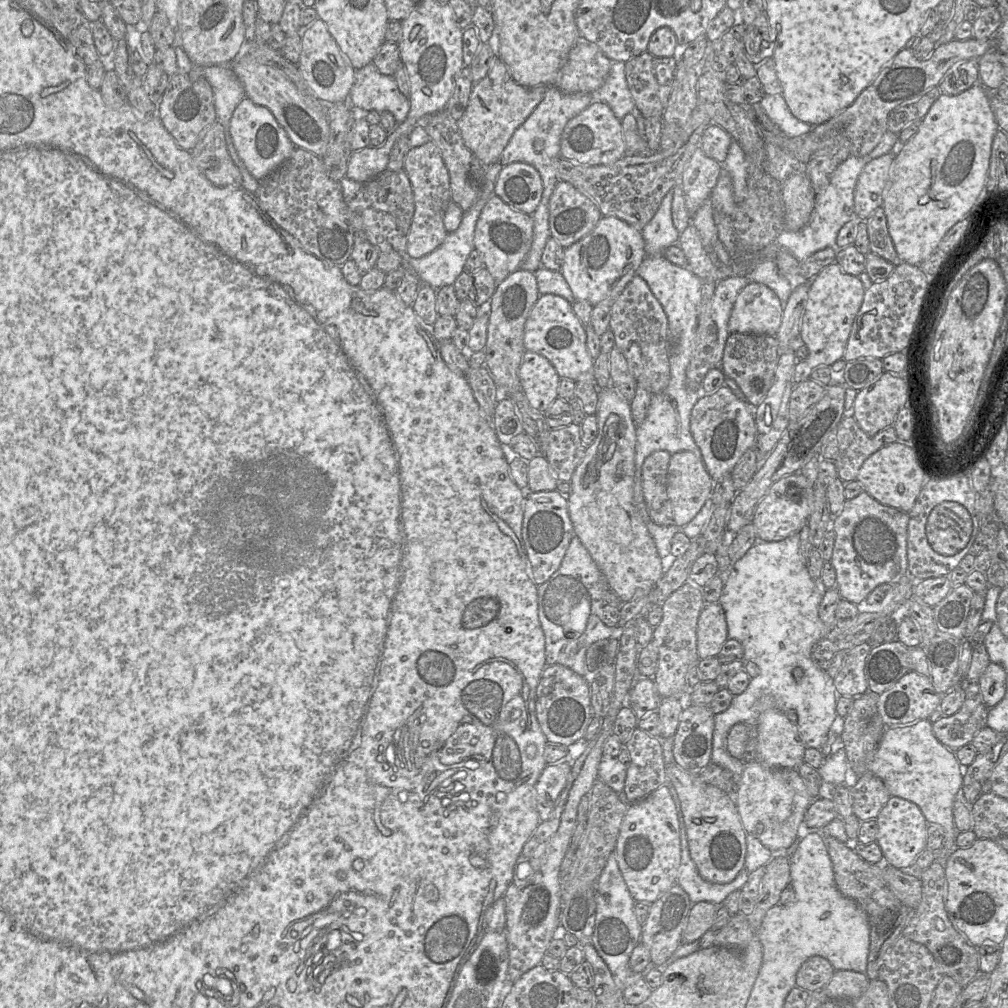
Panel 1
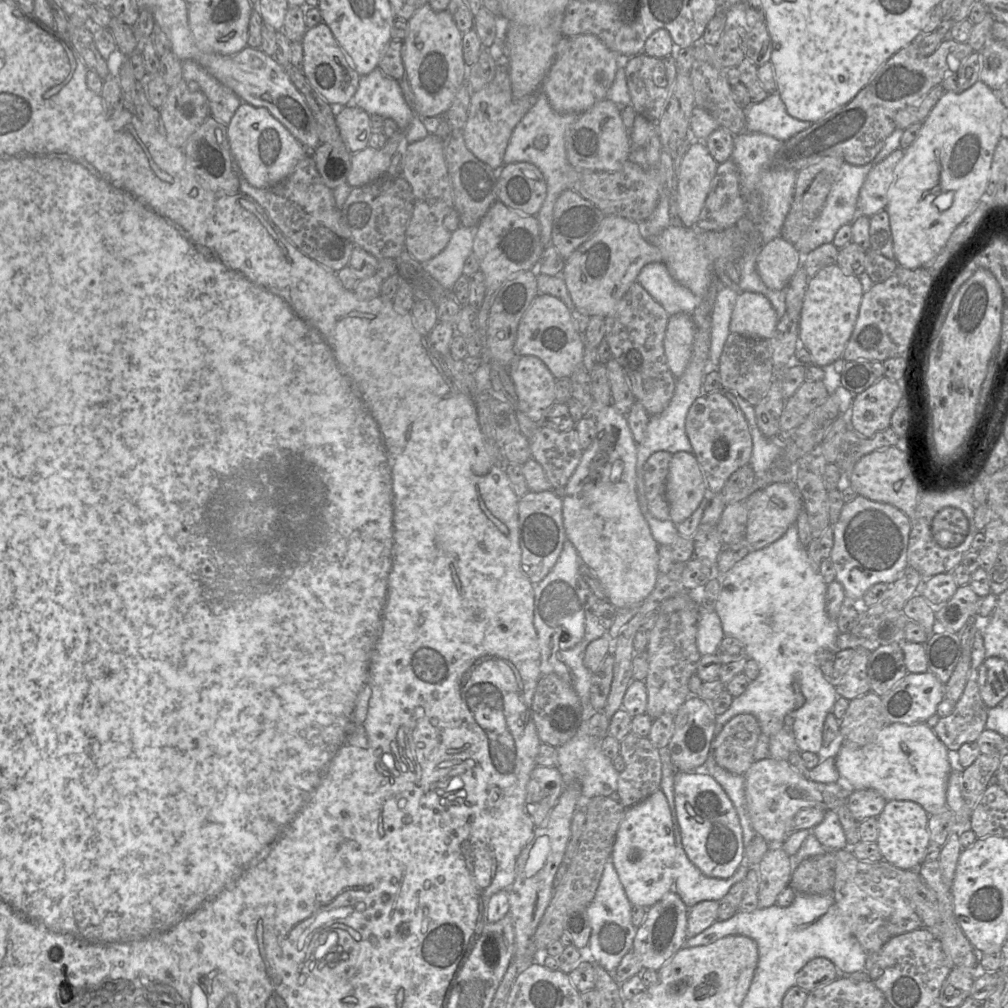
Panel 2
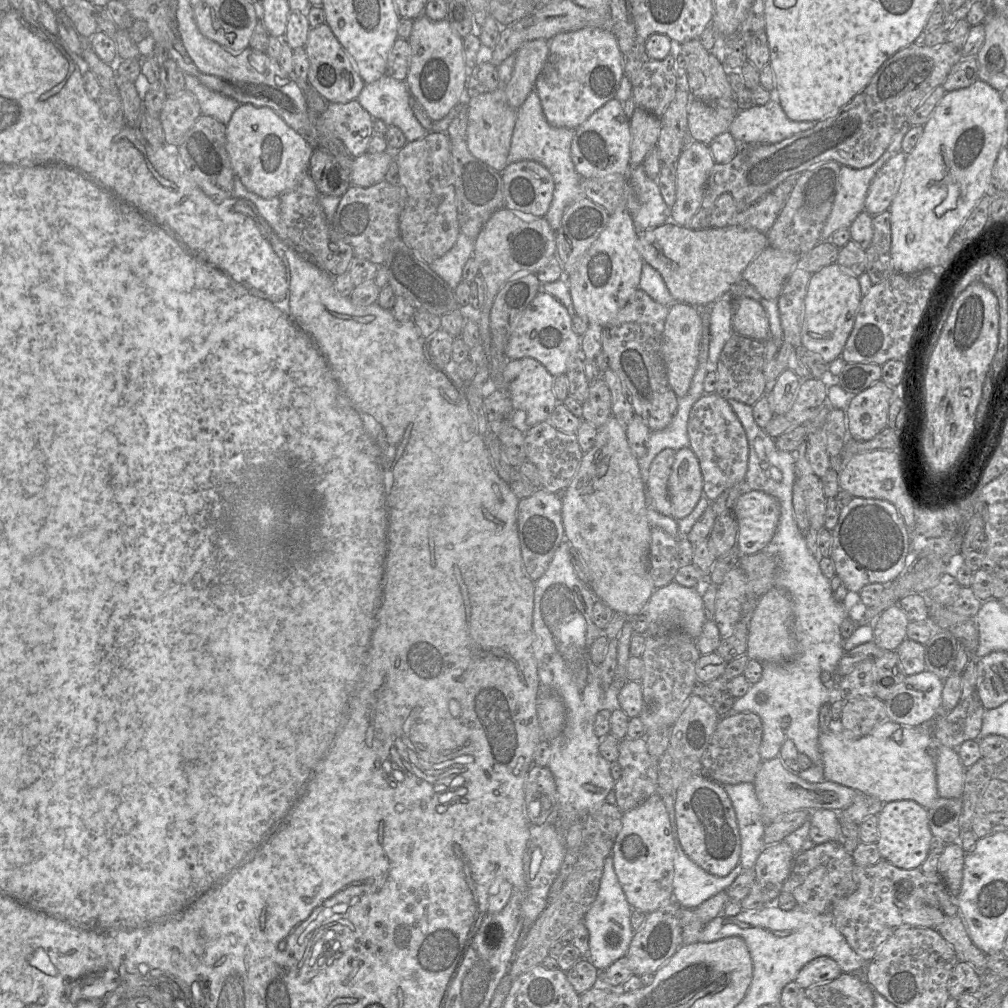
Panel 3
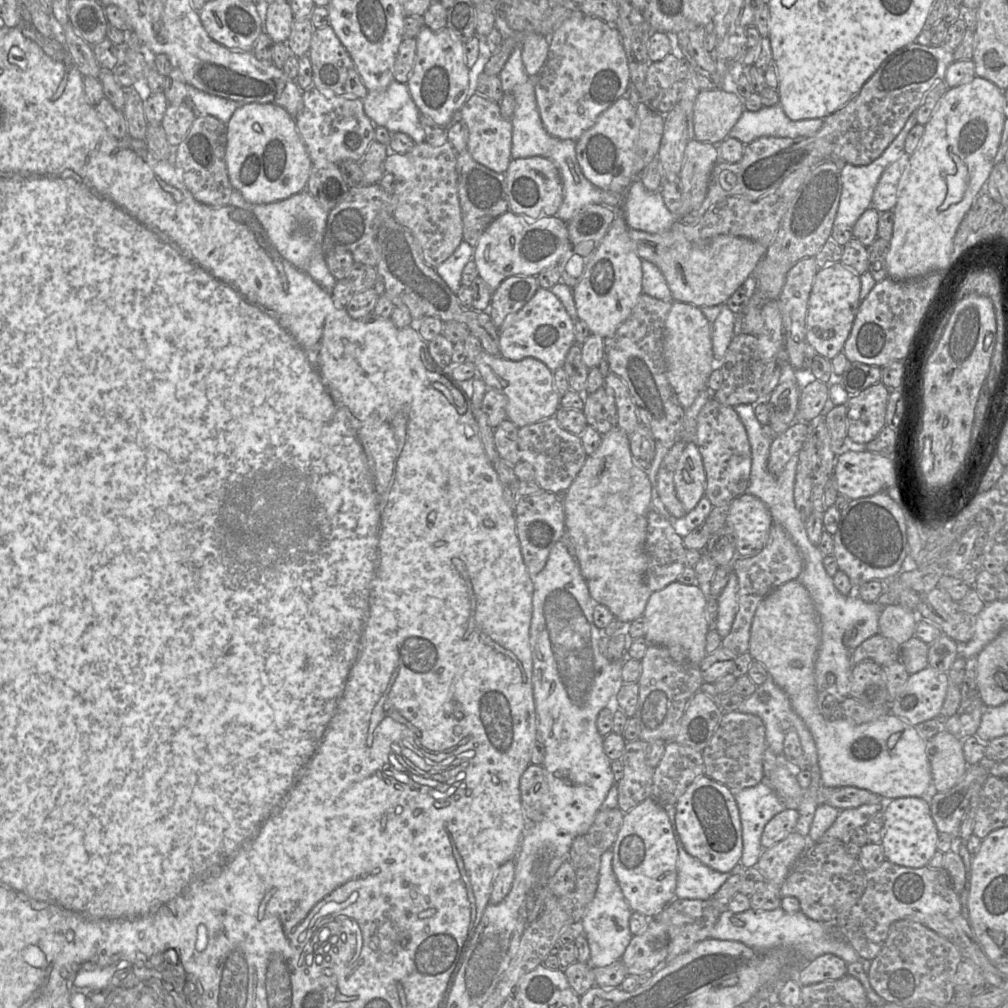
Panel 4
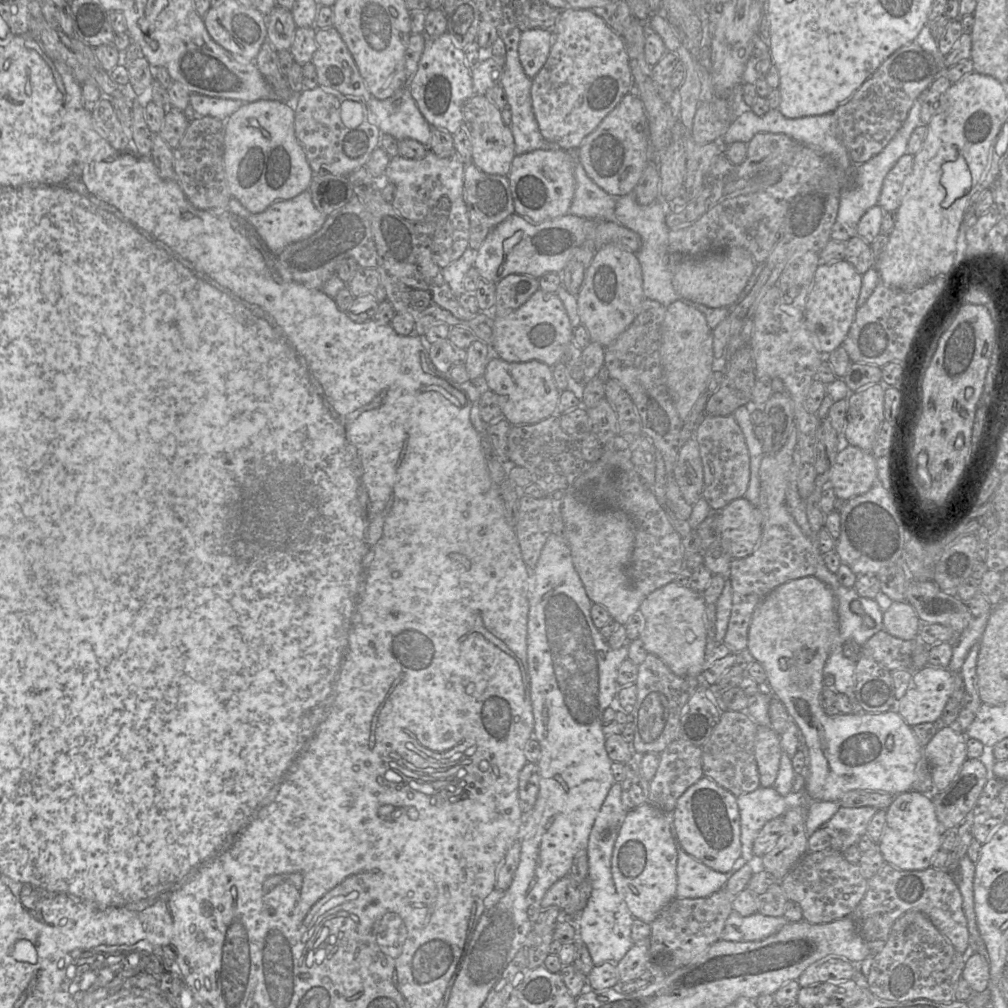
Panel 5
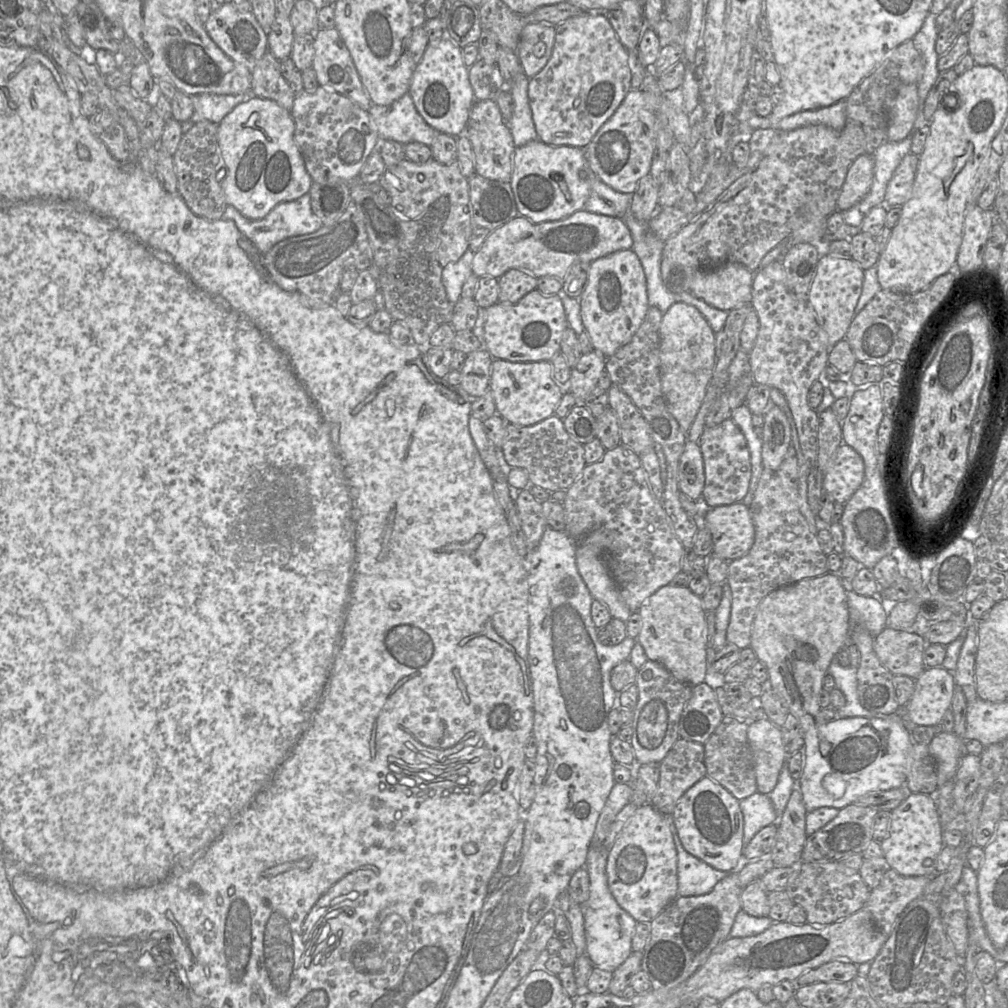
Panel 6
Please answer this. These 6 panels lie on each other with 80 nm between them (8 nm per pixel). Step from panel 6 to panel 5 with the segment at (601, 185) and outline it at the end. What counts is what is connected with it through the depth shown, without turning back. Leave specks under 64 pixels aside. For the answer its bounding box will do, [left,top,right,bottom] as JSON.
[568,150,618,220]

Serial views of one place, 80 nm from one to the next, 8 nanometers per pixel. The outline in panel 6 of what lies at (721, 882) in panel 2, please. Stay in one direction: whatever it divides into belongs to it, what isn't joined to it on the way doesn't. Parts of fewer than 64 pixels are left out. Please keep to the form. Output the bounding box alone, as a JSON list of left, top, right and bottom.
[671,831,731,896]

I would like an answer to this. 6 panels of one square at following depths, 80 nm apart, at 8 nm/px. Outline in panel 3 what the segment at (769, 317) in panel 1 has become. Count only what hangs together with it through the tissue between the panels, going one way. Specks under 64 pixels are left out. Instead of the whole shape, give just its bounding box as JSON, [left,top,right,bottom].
[732,297,770,341]

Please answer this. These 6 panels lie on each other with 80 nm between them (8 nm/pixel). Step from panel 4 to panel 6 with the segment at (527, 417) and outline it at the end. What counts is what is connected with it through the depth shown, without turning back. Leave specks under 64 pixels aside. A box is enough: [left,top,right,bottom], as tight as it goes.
[490,359,565,426]

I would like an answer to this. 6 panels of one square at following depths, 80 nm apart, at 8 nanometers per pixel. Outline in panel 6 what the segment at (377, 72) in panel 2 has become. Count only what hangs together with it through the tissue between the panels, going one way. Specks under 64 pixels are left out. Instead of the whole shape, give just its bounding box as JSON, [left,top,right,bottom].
[368,92,440,147]

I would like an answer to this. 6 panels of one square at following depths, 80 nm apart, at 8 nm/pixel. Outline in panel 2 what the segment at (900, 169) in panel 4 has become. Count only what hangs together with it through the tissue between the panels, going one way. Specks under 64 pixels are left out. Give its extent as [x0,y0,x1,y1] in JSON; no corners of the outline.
[858,148,904,217]

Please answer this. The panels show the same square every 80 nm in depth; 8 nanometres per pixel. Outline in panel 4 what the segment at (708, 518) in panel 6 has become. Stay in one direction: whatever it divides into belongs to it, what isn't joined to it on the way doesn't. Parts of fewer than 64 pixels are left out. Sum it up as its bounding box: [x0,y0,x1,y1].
[725,493,773,557]

